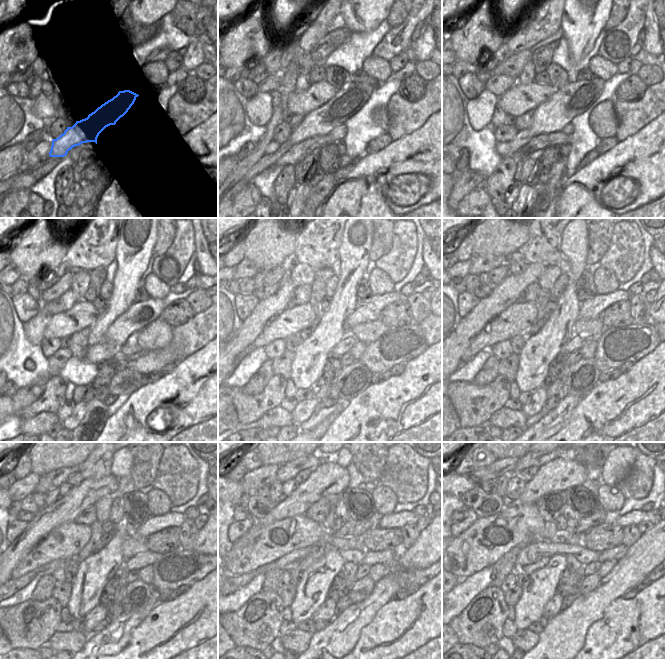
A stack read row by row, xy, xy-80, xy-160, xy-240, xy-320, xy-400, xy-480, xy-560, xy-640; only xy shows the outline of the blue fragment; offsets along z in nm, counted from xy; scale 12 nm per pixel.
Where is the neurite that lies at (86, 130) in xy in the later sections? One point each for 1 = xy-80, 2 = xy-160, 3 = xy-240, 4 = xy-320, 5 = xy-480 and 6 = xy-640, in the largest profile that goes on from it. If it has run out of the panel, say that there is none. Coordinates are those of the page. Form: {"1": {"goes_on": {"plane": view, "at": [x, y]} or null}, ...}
{"1": {"goes_on": {"plane": "xy-80", "at": [347, 101]}}, "2": {"goes_on": {"plane": "xy-160", "at": [567, 102]}}, "3": {"goes_on": {"plane": "xy-240", "at": [139, 315]}}, "4": {"goes_on": {"plane": "xy-320", "at": [370, 310]}}, "5": {"goes_on": {"plane": "xy-480", "at": [153, 524]}}, "6": {"goes_on": {"plane": "xy-640", "at": [636, 517]}}}

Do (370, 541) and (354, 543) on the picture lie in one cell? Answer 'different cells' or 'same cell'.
different cells

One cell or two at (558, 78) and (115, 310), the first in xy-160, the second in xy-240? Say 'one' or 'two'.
two

